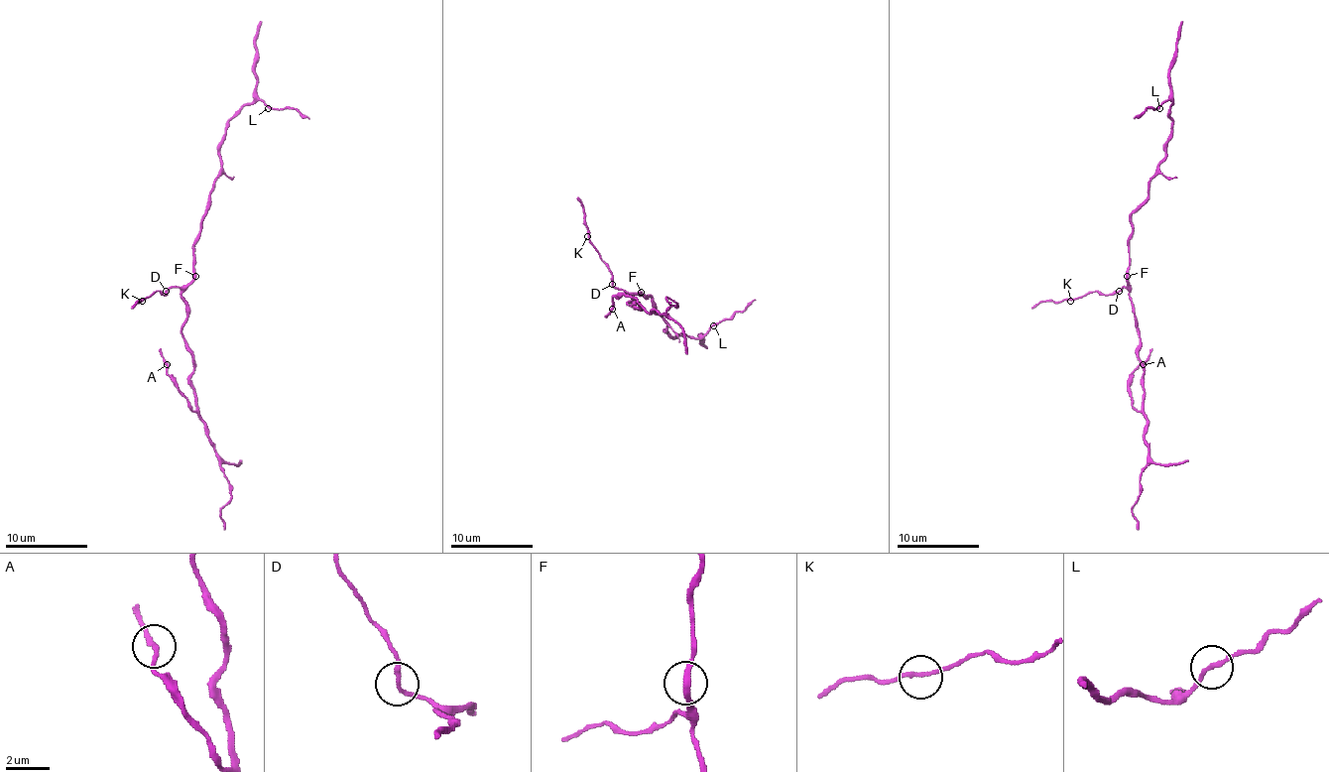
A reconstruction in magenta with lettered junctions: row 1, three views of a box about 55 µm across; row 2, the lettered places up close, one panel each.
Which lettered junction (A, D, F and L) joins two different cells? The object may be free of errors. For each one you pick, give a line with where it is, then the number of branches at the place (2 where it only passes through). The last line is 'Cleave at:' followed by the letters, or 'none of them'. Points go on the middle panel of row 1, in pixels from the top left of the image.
Cleave at: none of them

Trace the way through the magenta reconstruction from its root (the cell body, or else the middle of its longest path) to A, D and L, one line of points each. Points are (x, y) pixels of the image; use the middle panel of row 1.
A: (639, 294), (627, 294), (633, 301), (627, 305), (641, 309), (635, 298), (625, 294), (612, 298), (612, 309)
D: (639, 294), (619, 290), (612, 284)
L: (639, 294), (652, 298), (654, 311), (666, 321), (666, 331), (672, 337), (701, 337), (713, 325)

